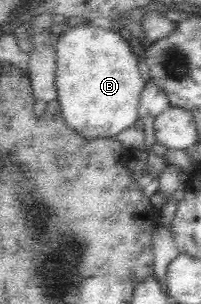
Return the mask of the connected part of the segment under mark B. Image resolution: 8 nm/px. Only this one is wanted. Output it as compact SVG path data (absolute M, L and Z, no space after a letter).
M84 23L62 32L56 46L56 101L67 126L89 140L115 139L134 126L139 120L139 96L144 81L137 69L139 60L124 33Z

